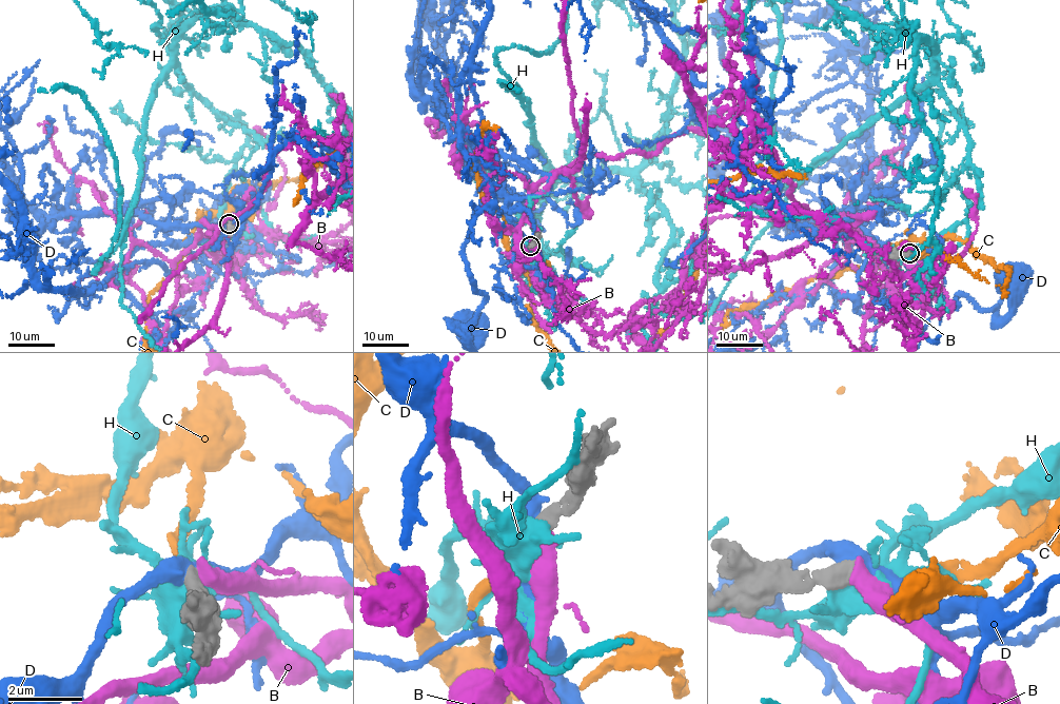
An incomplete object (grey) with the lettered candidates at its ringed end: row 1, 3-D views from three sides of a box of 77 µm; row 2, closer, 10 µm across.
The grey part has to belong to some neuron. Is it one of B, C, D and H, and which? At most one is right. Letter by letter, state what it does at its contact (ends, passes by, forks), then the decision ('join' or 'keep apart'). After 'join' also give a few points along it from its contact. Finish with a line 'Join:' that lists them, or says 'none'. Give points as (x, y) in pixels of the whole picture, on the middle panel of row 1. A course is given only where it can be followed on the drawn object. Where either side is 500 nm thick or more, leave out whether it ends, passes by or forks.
B: it ends | keep apart
C: it ends | join
D: it passes by | keep apart
H: keep apart
Join: C

